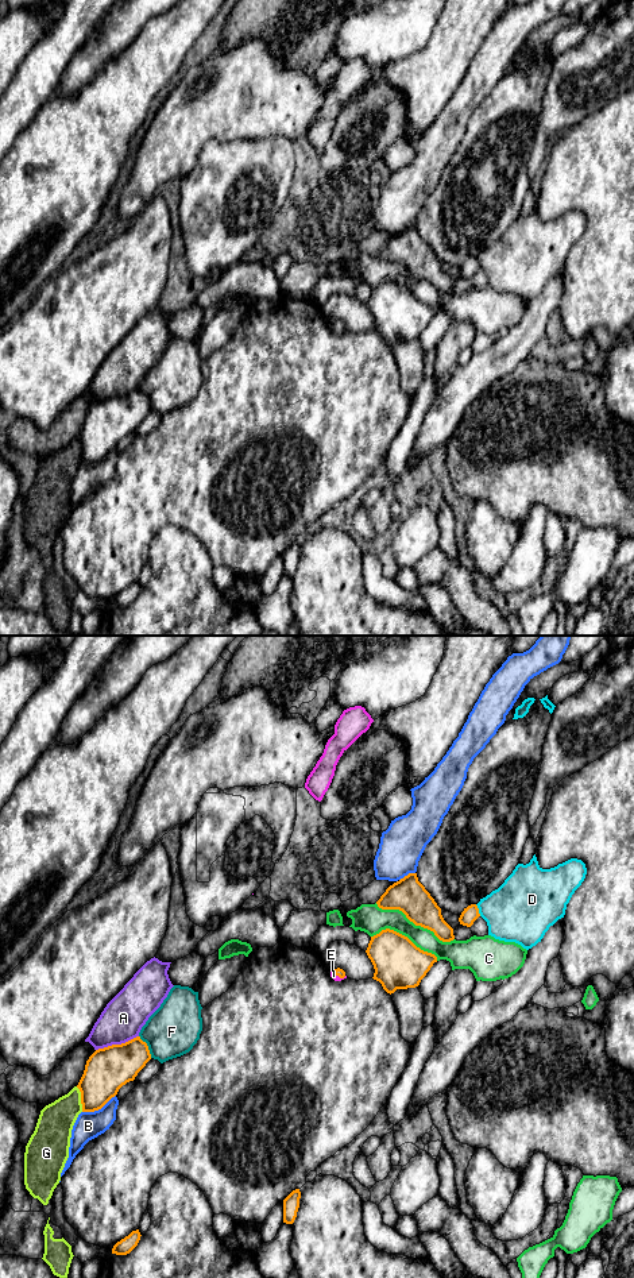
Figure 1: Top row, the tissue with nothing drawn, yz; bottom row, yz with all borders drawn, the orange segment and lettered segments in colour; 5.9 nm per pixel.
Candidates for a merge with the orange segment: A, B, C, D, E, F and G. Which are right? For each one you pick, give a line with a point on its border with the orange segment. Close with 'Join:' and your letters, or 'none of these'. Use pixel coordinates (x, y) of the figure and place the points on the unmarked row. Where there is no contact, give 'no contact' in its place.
E: meets orange in yz at (339, 328)
Join: E

